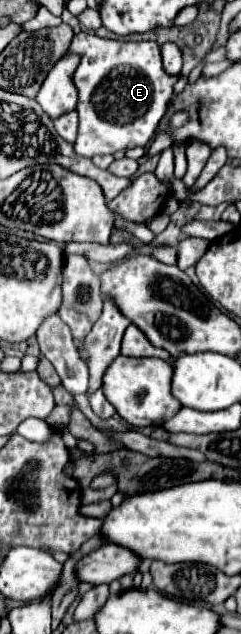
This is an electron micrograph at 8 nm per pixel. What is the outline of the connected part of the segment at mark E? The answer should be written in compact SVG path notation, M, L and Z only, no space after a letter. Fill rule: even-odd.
M79 33L67 53L79 55L81 63L73 73L79 91L79 135L75 153L93 157L103 153L145 147L159 127L177 83L177 75L167 75L161 61L161 49L155 41L119 41L103 39L93 33Z

